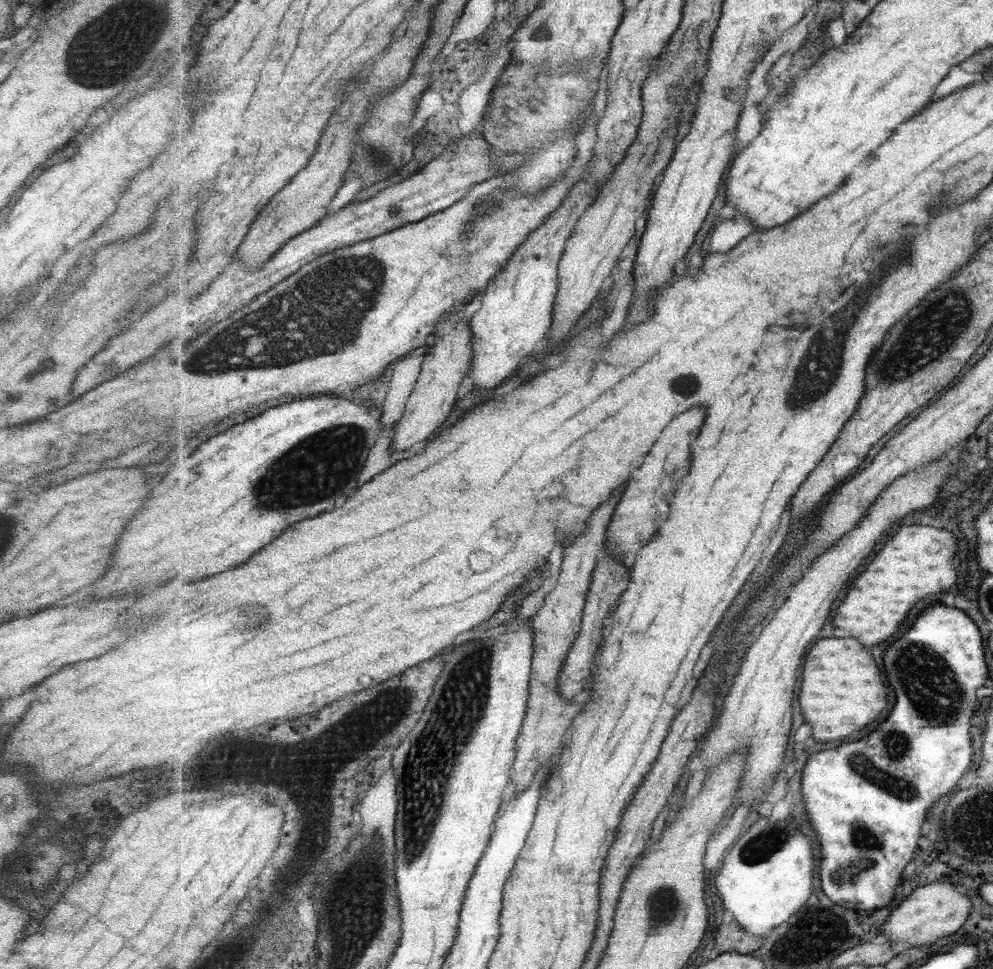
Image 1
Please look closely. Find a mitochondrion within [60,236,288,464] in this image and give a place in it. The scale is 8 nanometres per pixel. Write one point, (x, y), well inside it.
(192, 361)

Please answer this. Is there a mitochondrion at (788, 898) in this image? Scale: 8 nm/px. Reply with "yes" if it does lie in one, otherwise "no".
no

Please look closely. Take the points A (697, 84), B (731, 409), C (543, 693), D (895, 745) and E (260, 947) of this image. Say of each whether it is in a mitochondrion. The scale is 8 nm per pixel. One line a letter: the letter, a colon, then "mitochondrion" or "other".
A: other
B: other
C: other
D: mitochondrion
E: other

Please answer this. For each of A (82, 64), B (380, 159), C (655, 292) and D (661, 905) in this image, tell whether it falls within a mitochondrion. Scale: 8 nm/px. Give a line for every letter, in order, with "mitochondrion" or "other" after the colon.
A: mitochondrion
B: mitochondrion
C: other
D: mitochondrion

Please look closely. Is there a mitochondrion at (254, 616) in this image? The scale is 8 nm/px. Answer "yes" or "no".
yes

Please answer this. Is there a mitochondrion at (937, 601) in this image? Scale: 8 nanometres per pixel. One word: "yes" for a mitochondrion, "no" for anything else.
no

